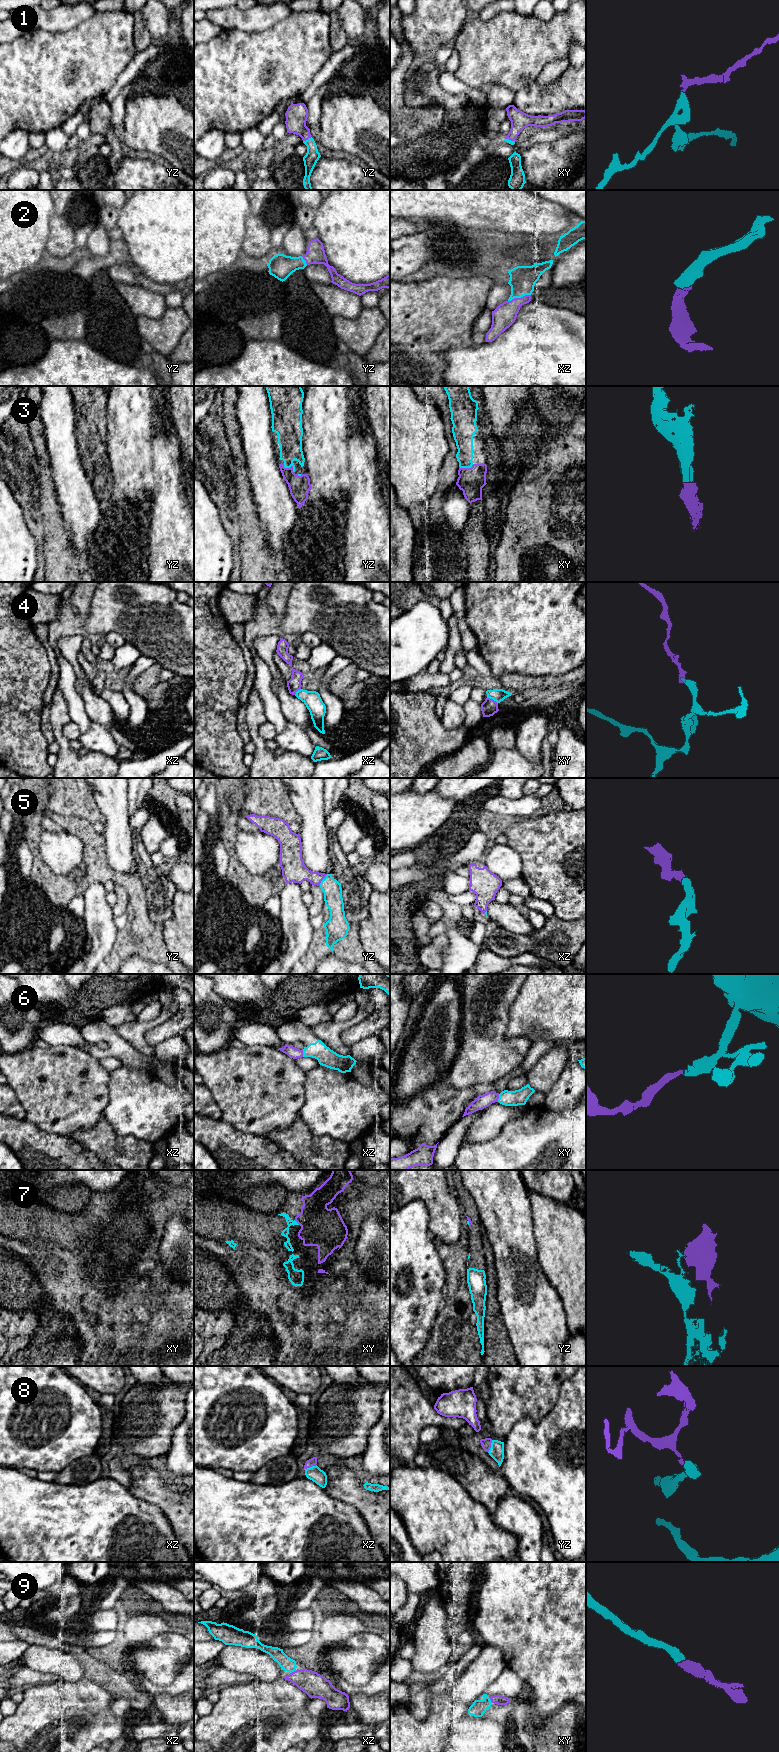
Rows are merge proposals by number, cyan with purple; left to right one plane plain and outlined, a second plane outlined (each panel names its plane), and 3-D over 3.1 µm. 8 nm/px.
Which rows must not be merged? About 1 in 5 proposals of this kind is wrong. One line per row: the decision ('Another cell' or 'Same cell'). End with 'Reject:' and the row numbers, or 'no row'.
1: Same cell
2: Same cell
3: Same cell
4: Another cell
5: Same cell
6: Same cell
7: Same cell
8: Same cell
9: Same cell
Reject: 4

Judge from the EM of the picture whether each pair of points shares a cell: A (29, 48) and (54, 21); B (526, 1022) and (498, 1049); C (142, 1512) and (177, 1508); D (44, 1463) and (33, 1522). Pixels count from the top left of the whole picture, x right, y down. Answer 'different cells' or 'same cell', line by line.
A: different cells
B: different cells
C: different cells
D: different cells

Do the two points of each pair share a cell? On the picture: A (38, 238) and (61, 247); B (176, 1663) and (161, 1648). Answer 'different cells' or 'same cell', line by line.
A: different cells
B: same cell

